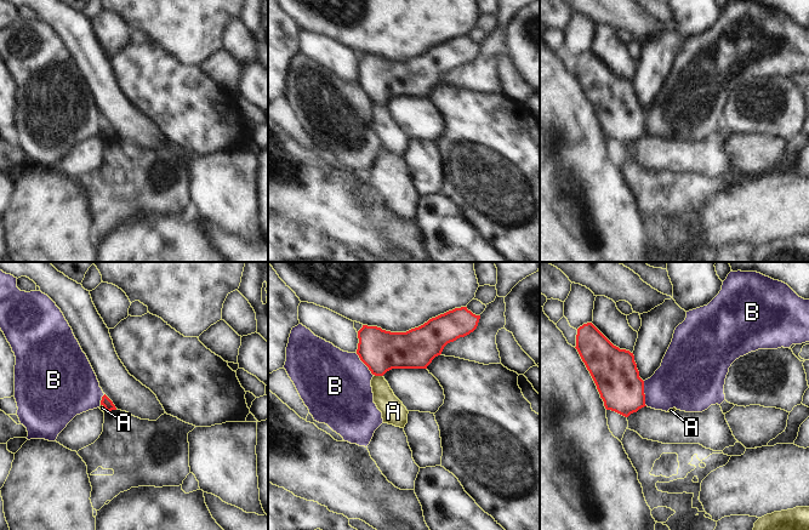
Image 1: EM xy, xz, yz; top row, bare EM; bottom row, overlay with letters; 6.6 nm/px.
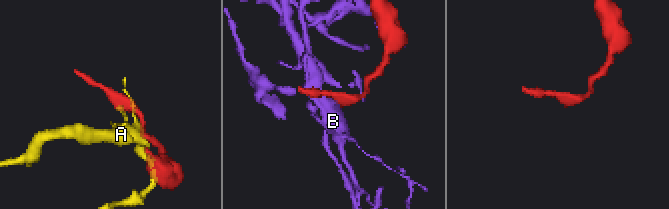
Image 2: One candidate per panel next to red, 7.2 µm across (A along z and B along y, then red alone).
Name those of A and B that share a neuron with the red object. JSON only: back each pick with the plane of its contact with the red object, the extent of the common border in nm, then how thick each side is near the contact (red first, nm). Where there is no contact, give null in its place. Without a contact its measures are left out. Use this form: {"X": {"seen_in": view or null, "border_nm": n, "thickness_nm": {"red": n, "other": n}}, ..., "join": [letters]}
{"join": []}

